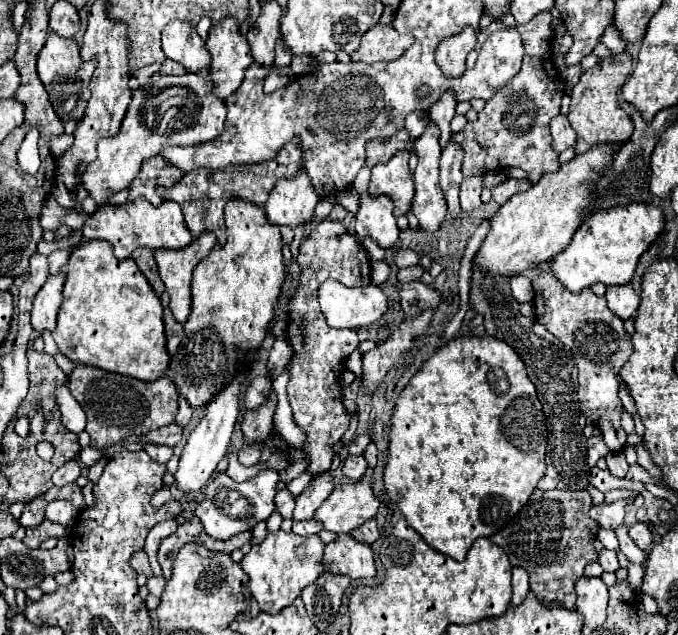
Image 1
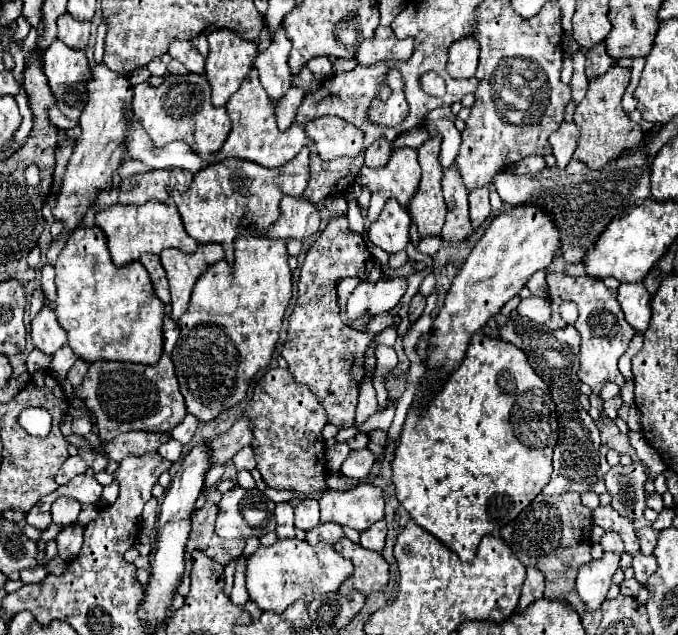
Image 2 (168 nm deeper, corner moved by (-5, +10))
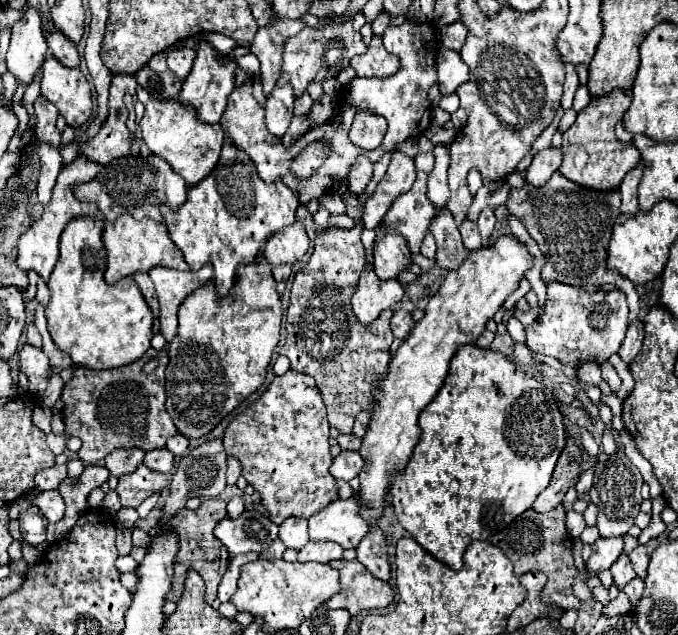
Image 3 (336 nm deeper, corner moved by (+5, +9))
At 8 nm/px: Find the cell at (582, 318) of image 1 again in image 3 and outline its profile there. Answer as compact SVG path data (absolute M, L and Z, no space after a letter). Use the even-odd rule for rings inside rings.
M548 283L546 311L536 323L526 327L526 345L532 351L556 357L566 365L580 367L586 361L604 363L610 355L618 353L618 349L626 337L626 329L628 329L628 303L626 303L626 295L620 293L618 289L588 293L580 287L570 287L570 285L562 285L562 283Z

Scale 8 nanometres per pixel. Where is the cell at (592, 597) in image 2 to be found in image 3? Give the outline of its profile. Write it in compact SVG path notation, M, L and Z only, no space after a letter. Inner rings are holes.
M600 537L594 545L592 545L592 557L586 563L588 567L588 575L596 575L596 571L604 571L610 569L612 563L620 557L622 553L622 537Z

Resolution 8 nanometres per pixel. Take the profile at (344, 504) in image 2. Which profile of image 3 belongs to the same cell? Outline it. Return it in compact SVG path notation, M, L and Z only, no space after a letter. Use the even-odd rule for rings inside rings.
M356 495L346 501L342 501L342 499L332 501L332 505L328 505L328 509L322 509L320 513L312 515L308 519L308 523L310 523L312 541L332 541L332 543L338 543L342 549L354 549L360 543L360 539L368 533L368 523L360 517L360 501Z

